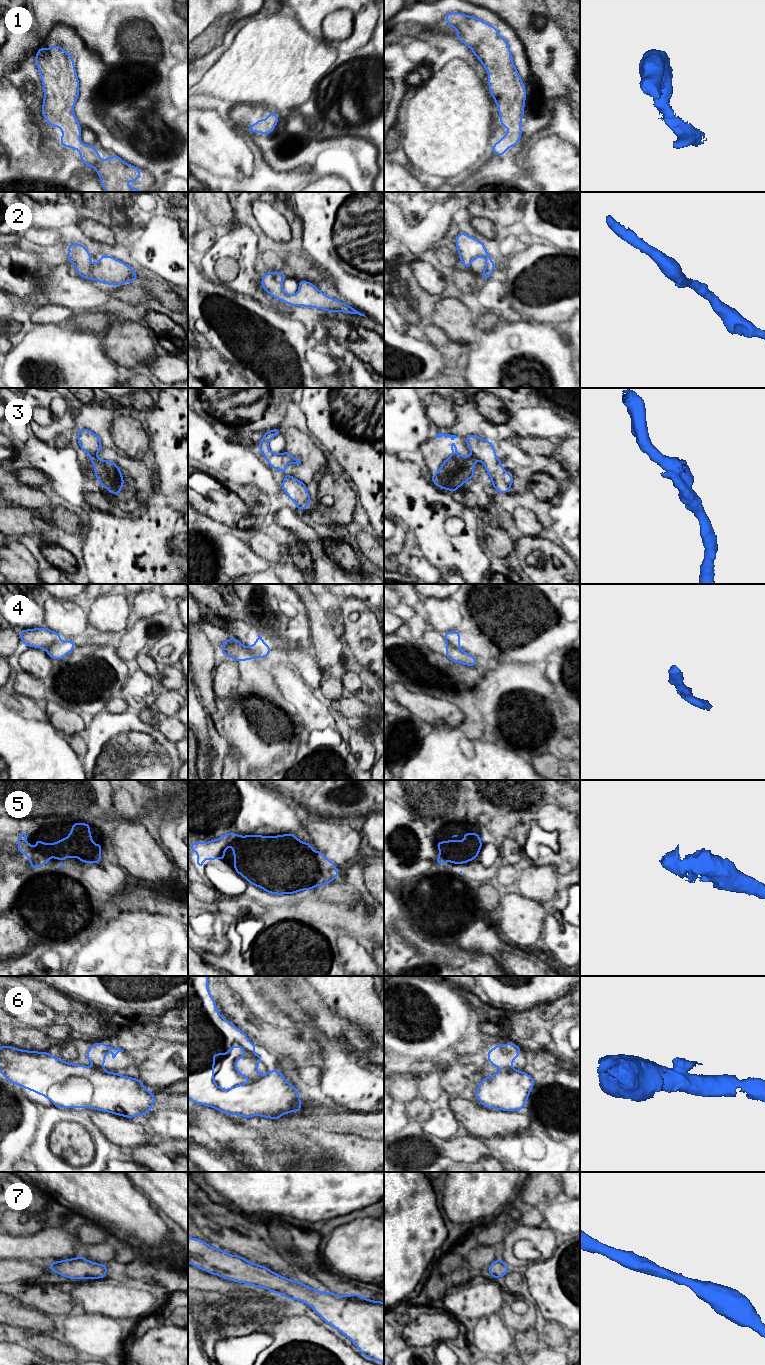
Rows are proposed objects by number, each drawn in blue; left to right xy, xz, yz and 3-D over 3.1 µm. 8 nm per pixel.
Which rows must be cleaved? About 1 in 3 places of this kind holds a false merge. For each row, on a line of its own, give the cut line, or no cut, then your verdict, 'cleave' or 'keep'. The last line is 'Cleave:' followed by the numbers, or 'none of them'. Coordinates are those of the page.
1: cut none; keep
2: cut none; keep
3: cut xy (90, 454), (95, 455); cleave
4: cut xy (57, 641), (46, 650); cleave
5: cut none; keep
6: cut yz (506, 1069), (515, 1070); cleave
7: cut none; keep
Cleave: 3, 4, 6

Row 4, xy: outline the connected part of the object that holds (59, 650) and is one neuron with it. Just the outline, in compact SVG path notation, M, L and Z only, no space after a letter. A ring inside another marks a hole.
M71 640L56 642L51 645L46 651L50 658L59 660L64 658L74 649L75 643Z

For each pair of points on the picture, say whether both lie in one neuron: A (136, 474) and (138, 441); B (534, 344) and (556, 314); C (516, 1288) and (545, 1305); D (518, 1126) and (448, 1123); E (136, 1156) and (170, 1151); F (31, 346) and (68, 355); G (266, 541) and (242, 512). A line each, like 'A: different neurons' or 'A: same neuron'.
A: different neurons
B: different neurons
C: different neurons
D: different neurons
E: same neuron
F: same neuron
G: different neurons

